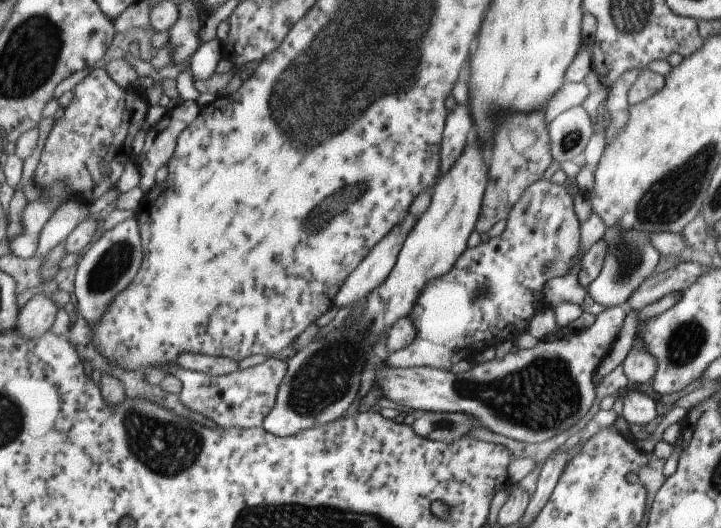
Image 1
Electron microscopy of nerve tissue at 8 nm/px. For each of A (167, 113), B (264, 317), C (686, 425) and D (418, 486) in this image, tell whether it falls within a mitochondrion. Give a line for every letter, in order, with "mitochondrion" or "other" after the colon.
A: other
B: other
C: other
D: other

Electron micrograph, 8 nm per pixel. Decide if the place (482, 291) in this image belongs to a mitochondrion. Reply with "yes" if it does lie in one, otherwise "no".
yes

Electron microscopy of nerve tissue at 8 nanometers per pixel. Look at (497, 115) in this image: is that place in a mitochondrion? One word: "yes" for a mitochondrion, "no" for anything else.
no

